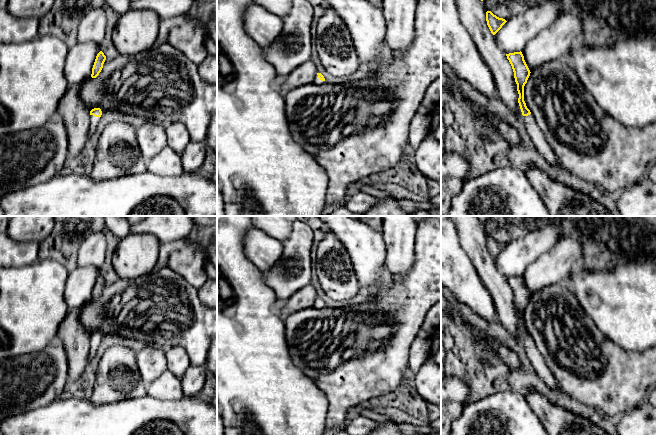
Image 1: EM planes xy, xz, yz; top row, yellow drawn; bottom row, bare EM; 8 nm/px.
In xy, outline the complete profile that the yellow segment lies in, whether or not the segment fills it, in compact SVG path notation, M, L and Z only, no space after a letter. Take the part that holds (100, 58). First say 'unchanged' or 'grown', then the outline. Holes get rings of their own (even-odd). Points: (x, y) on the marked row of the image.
unchanged | M100 51L96 56L96 59L92 68L92 74L91 74L92 78L96 78L99 75L99 73L103 68L103 64L105 60L106 60L106 56L102 51Z

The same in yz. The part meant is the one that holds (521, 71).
grown | M521 51L506 54L506 56L514 72L514 78L519 94L518 103L523 115L523 121L526 126L527 132L538 153L550 164L556 164L558 162L557 157L555 156L552 148L549 146L544 134L538 127L533 115L527 108L524 101L524 86L527 83L527 80L531 73L524 60L524 56Z

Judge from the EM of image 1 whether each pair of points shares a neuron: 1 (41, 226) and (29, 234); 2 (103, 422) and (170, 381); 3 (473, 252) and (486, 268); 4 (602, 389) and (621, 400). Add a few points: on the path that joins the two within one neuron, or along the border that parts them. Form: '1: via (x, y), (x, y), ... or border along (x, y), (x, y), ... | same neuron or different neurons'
1: via (38, 226), (32, 231) | same neuron
2: border along (147, 394), (159, 399), (171, 400) | different neurons
3: via (477, 256), (484, 264) | same neuron
4: via (607, 389), (610, 389), (616, 395) | same neuron

